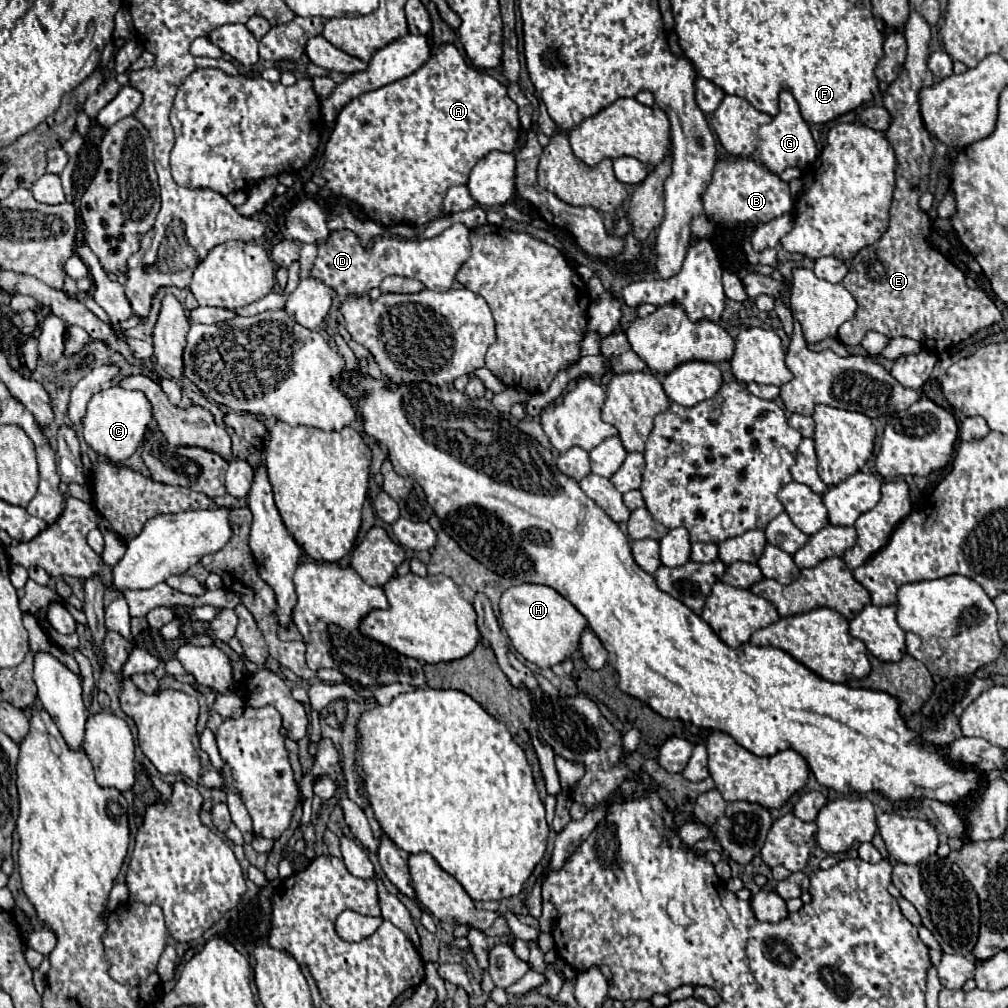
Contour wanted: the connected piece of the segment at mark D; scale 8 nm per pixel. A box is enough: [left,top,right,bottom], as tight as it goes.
[311,224,469,296]

